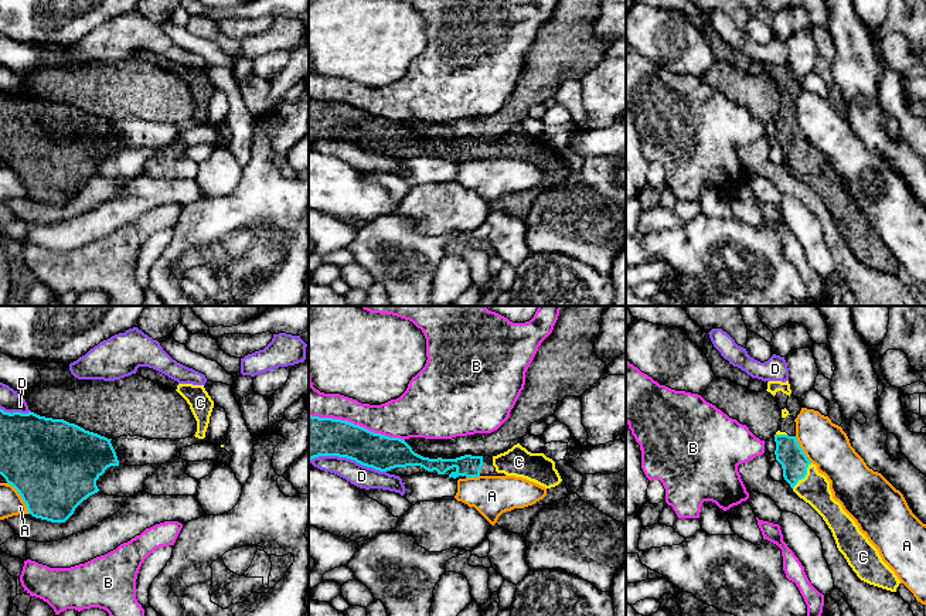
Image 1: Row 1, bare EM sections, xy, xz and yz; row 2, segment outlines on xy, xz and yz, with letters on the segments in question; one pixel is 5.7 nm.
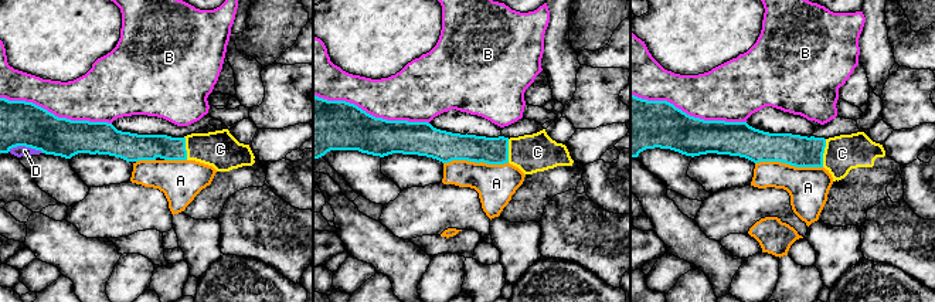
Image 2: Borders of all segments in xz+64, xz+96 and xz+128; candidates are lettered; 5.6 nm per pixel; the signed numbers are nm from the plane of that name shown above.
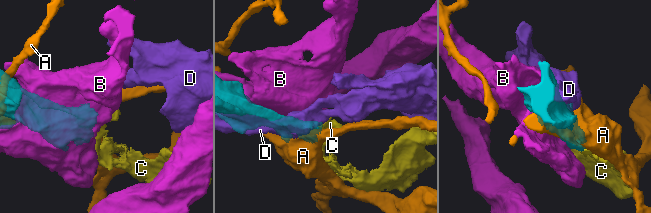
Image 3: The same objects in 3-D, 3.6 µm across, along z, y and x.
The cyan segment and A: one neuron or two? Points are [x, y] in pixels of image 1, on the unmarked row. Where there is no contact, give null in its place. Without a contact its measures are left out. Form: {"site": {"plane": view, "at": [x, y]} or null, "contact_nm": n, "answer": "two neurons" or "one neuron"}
{"site": {"plane": "xy", "at": [21, 180]}, "contact_nm": 220, "answer": "two neurons"}

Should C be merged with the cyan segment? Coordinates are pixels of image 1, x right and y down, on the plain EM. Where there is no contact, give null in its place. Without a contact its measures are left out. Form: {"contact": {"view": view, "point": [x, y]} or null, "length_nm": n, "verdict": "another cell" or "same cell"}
{"contact": {"view": "yz", "point": [804, 159]}, "length_nm": 180, "verdict": "same cell"}

